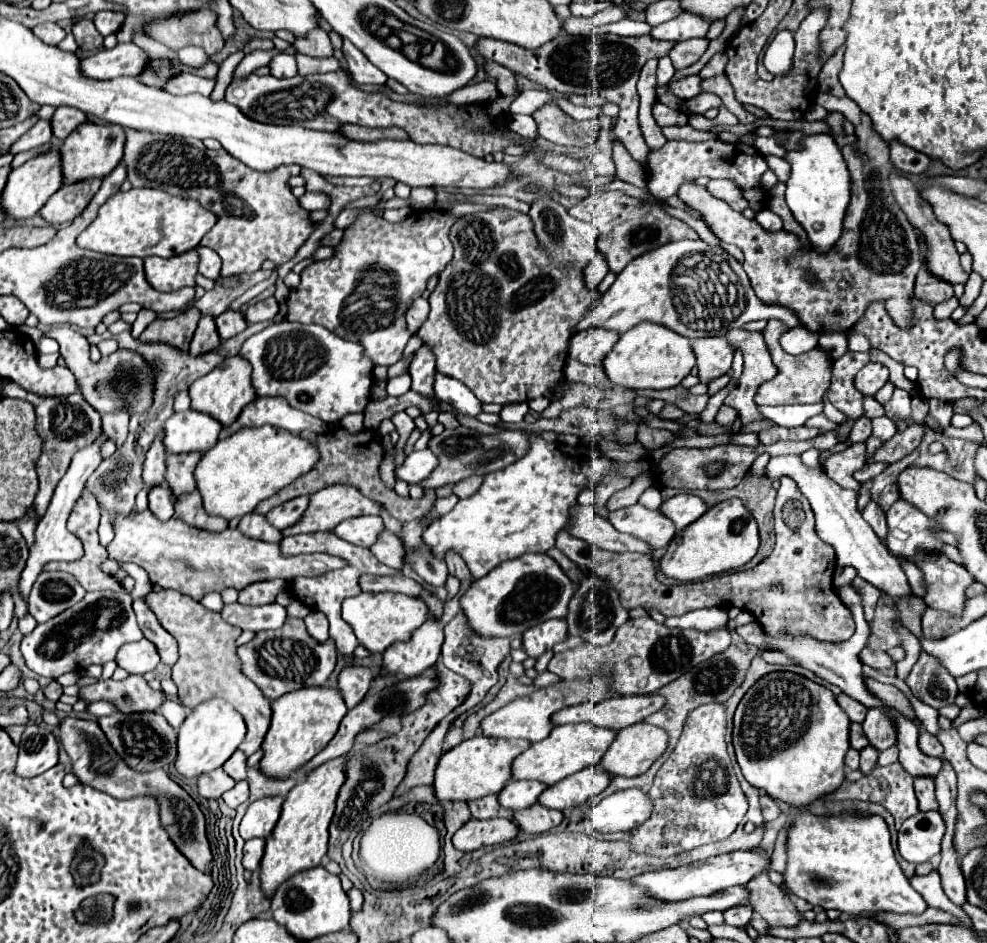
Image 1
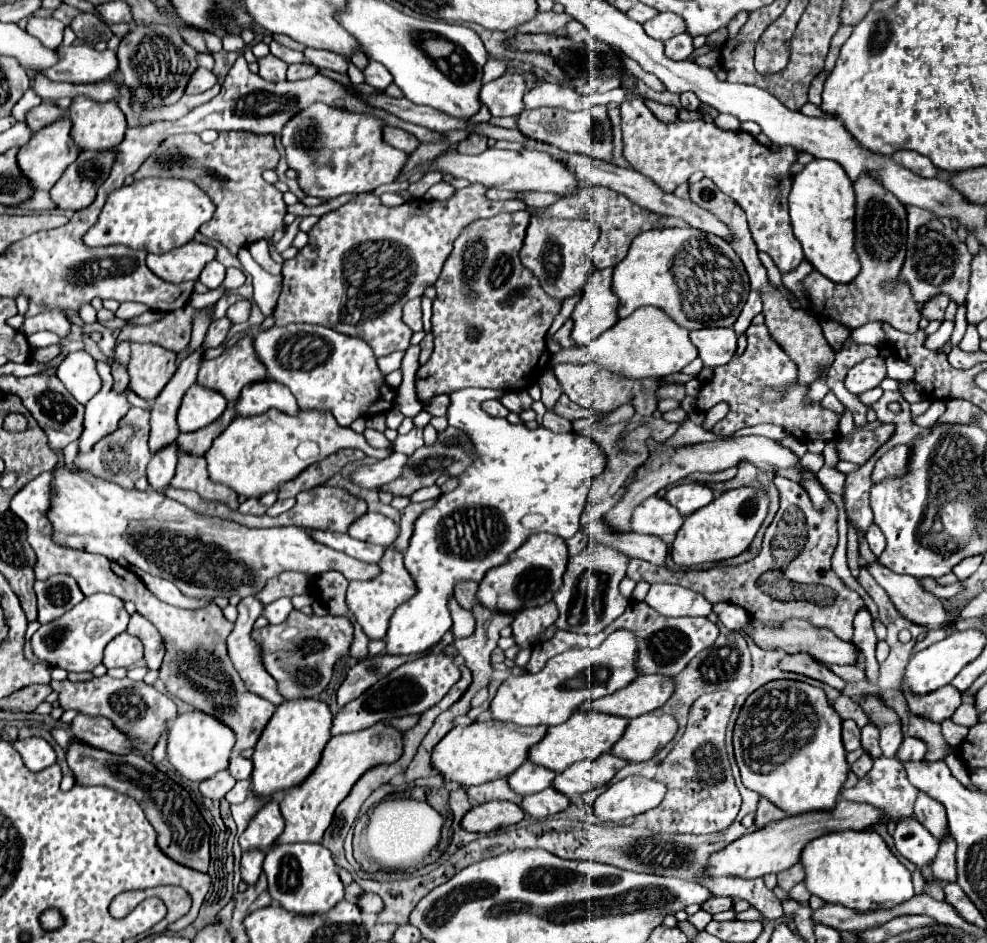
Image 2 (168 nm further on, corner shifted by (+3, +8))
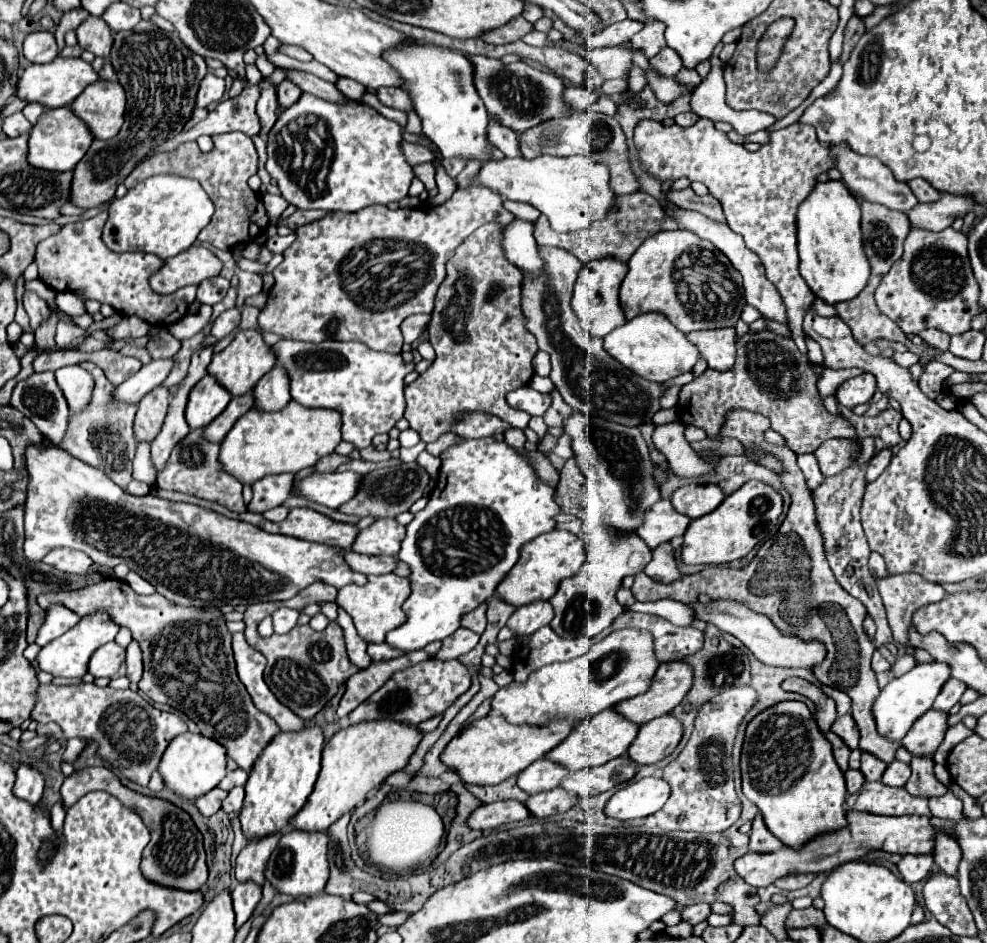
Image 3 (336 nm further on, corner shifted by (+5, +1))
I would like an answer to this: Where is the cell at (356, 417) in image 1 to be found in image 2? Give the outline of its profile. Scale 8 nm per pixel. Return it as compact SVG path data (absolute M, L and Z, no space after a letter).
M262 380L242 390L236 404L236 416L262 414L270 408L276 408L286 414L298 414L296 398L286 386L272 380Z

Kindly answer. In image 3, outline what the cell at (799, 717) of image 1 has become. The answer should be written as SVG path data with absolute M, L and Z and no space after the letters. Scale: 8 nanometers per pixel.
M784 701L778 703L764 713L756 715L750 725L746 727L746 739L740 759L742 769L742 791L744 795L758 805L762 819L770 833L774 833L786 847L790 849L802 849L806 841L812 841L814 837L822 833L830 833L834 829L846 827L846 781L844 773L836 765L832 757L832 745L826 741L826 737L820 733L814 715L808 711L808 707L800 701Z

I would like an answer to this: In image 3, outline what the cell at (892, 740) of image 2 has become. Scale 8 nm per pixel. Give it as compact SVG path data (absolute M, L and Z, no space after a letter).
M918 663L912 671L906 675L892 679L876 697L872 705L872 715L878 727L878 733L892 739L892 741L902 741L902 737L910 731L910 725L922 717L934 703L936 695L940 693L942 685L950 677L950 667L946 663Z

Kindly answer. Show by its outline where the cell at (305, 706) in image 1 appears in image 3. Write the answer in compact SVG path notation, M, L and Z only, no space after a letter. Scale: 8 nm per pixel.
M308 727L298 733L278 733L262 751L246 781L246 797L238 815L242 833L252 839L262 839L290 829L290 819L304 807L320 773L324 735L320 727Z

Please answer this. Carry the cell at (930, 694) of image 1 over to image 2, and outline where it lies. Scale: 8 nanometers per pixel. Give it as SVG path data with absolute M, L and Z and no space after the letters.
M952 684L940 690L932 690L932 694L922 694L922 698L916 698L916 694L908 694L906 702L914 714L928 716L934 722L950 718L954 710L962 704L960 692Z

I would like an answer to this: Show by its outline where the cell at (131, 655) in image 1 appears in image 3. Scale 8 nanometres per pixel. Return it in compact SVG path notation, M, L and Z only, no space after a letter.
M114 641L110 645L102 645L102 649L96 649L94 657L90 657L88 673L92 673L94 677L112 677L124 663L124 657L126 649L122 649Z

